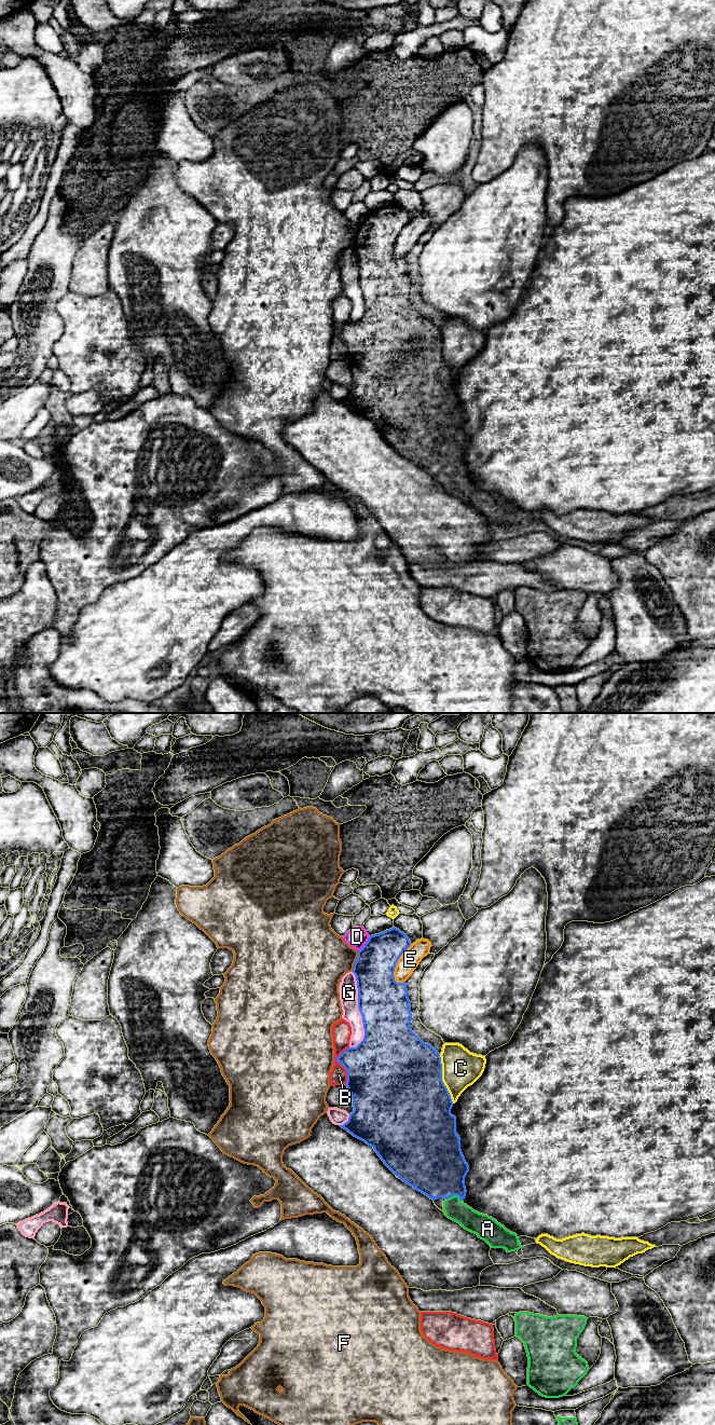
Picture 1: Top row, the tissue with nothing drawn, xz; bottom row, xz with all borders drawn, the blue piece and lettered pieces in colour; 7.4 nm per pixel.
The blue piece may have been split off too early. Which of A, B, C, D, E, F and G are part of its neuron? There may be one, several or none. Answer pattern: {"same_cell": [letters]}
{"same_cell": ["A"]}

